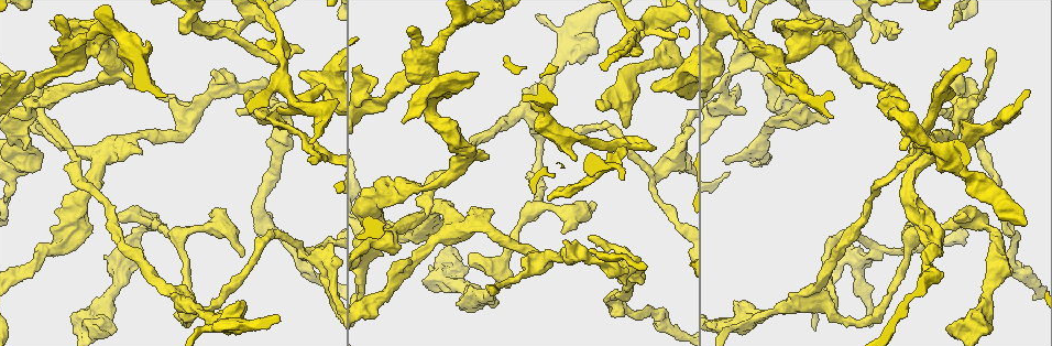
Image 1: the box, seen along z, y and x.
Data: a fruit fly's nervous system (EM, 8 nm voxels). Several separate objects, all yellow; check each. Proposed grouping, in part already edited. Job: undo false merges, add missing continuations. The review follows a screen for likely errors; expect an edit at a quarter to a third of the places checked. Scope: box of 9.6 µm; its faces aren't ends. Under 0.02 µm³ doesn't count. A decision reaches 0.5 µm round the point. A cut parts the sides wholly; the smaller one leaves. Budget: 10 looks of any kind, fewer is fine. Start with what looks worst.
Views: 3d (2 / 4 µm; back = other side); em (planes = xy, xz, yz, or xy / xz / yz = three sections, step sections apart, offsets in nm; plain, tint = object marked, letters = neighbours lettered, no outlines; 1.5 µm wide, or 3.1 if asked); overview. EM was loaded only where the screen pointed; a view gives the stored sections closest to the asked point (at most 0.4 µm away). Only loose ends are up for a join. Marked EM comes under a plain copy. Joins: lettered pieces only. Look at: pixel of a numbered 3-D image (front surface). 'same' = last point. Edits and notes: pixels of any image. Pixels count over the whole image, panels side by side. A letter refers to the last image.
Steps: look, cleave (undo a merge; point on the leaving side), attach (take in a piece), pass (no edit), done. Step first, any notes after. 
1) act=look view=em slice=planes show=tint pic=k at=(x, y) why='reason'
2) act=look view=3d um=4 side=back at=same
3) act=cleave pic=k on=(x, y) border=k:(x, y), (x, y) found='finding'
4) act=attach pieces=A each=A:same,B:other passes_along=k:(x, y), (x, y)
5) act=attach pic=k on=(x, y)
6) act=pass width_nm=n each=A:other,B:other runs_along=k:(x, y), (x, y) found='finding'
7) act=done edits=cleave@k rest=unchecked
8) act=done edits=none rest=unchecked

act=look view=em slice=planes show=tint pic=1 at=(822, 22) why='an open end'

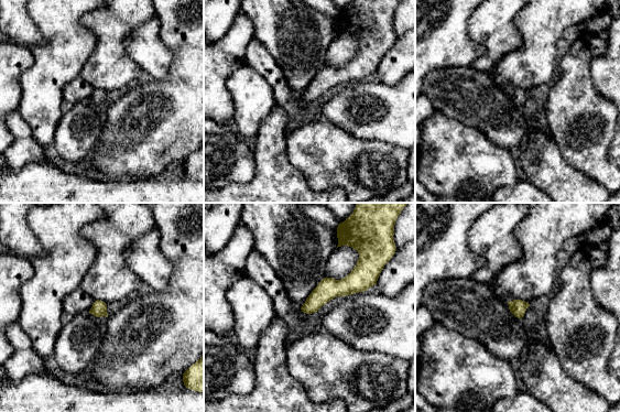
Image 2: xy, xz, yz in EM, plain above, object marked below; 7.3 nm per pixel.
act=look view=em slice=planes show=letters at=same why='see the neighbours'

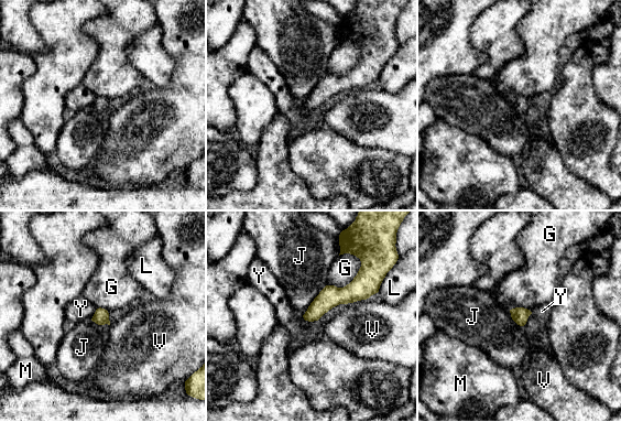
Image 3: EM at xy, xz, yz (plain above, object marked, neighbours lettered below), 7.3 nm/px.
act=pass each=G:other,J:other,L:other,M:other,V:other,Y:other border=3:(326, 284), (303, 315) found='none of them fits'

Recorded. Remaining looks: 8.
act=look view=em slice=planes show=letters pic=1 at=(650, 172) why='three arms meet'

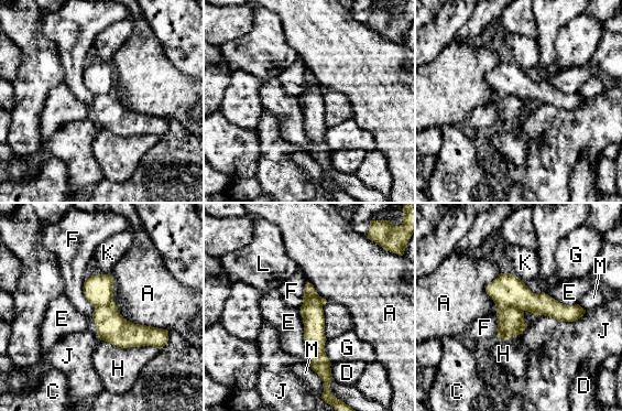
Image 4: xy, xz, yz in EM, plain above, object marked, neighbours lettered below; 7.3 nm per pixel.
act=cleave pic=4 on=(511, 322) each=A:other,C:other,D:other,E:other,F:other,G:other,H:other,J:other,K:other,L:other,M:other border=4:(498, 306), (516, 306), (522, 311) found='two cells meet here'

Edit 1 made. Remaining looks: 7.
act=look view=overview

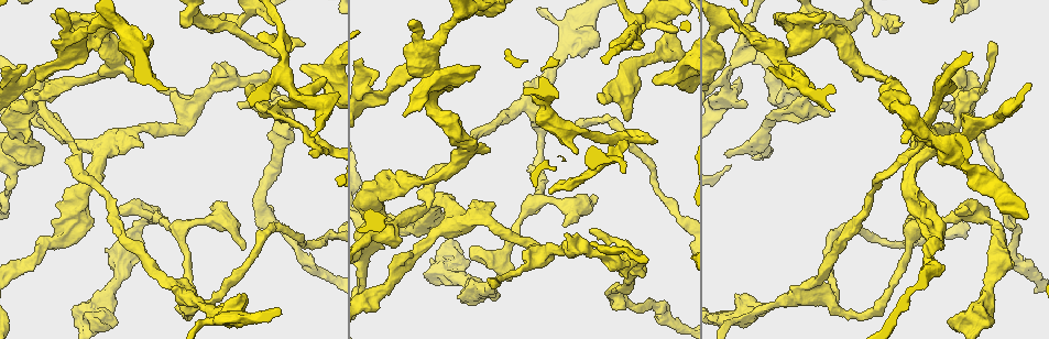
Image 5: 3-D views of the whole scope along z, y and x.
act=look view=3d um=2 pic=5 at=(937, 129) why='narrows sharply'

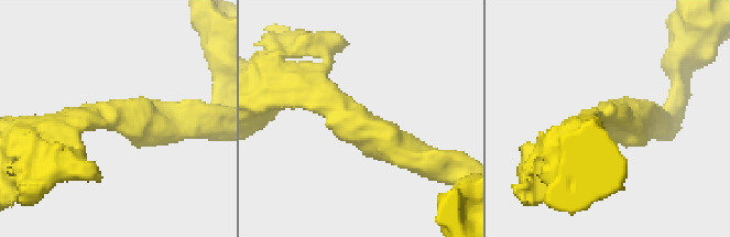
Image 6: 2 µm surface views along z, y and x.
act=look view=em slice=yz step=8 show=tint pic=6 at=(342, 110)

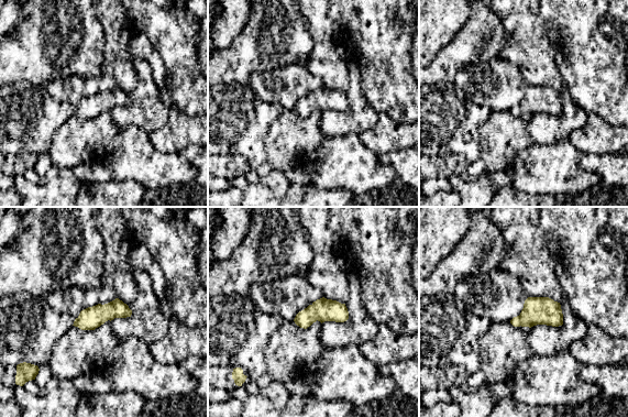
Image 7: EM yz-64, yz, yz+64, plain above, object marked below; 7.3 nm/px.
act=look view=em slice=planes show=letters at=same

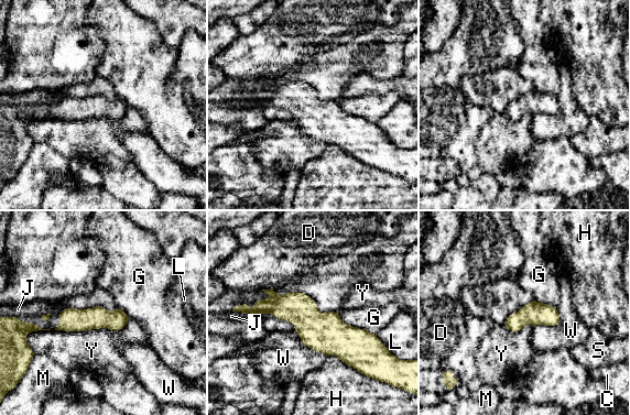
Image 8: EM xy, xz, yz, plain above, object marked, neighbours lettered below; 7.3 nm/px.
act=pass longest_contact=Y:550nm each=C:other,D:other,G:other,H:other,J:other,L:other,M:other,S:other,W:other,Y:other border=8:(129, 318), (119, 329), (55, 330) found='continuous, no second cell'

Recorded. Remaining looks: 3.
act=look view=em slice=xy step=8 show=tint pic=5 at=(411, 43) why='free end'

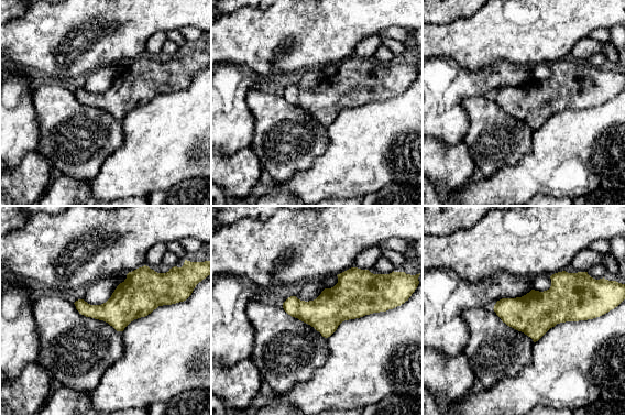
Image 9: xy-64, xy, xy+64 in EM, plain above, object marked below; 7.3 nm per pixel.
act=look view=em slice=xy step=8 show=letters at=same

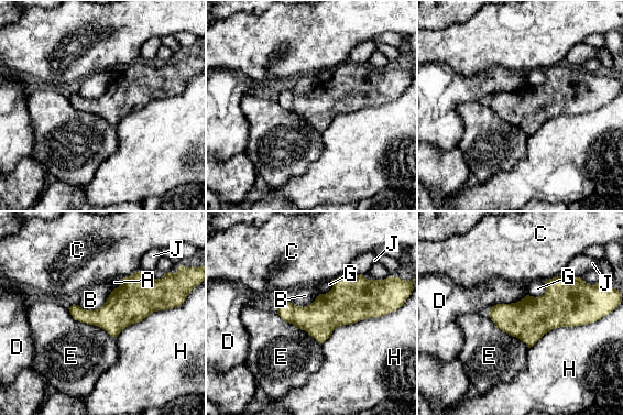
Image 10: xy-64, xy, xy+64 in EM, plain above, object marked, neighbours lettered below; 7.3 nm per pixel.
act=pass each=A:other,B:other,C:other,D:other,E:other,G:other,H:other,J:other border=10:(113, 290), (95, 309), (77, 305) found='none of them fits'

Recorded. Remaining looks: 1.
act=done edits=cleave@4 rest=unchecked

